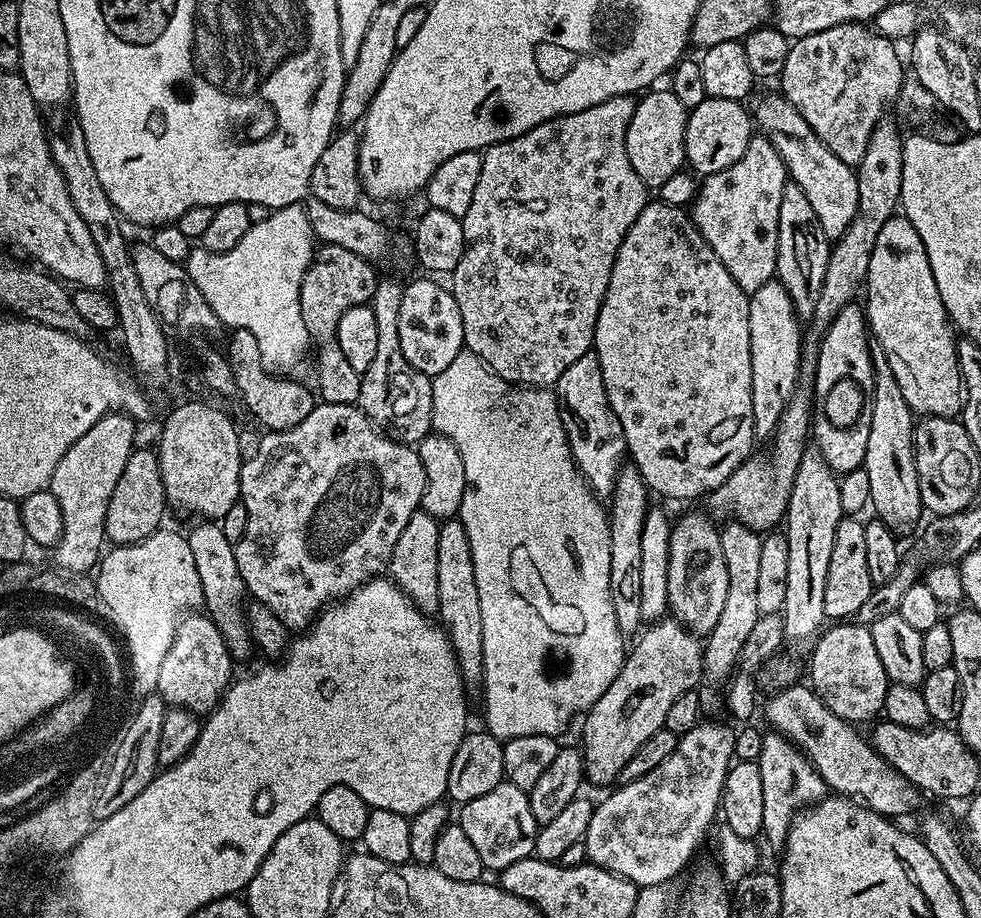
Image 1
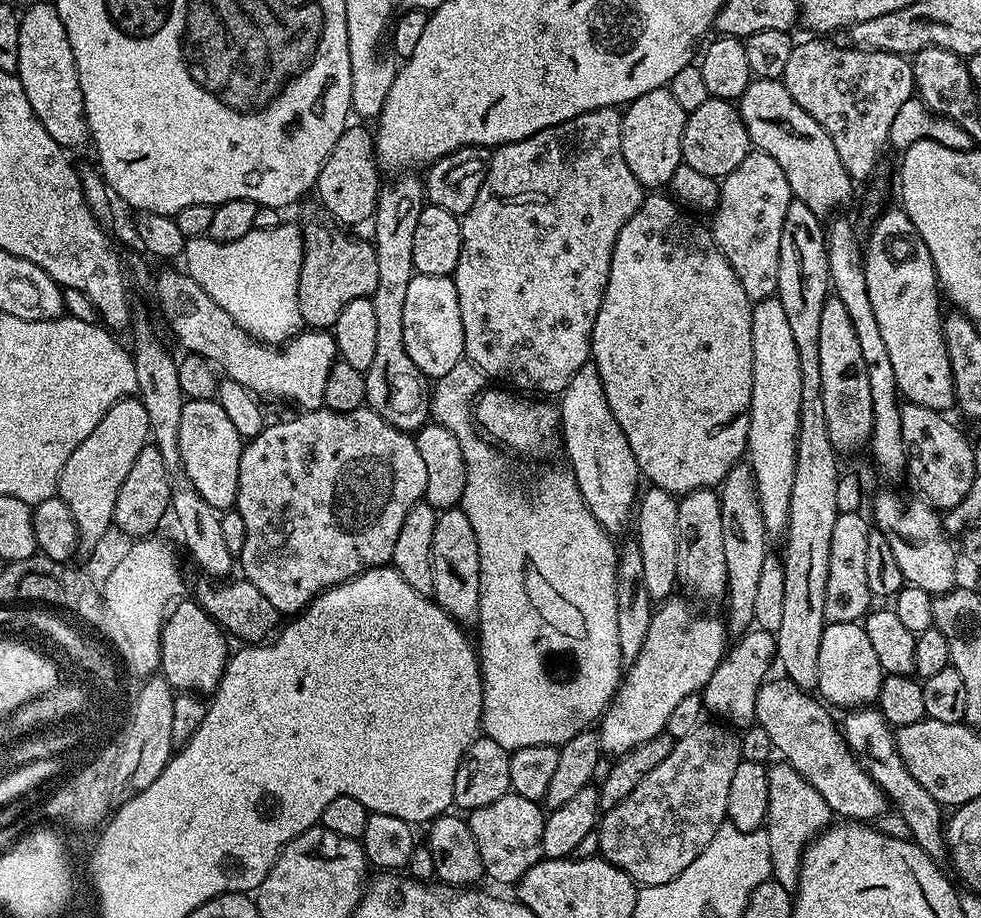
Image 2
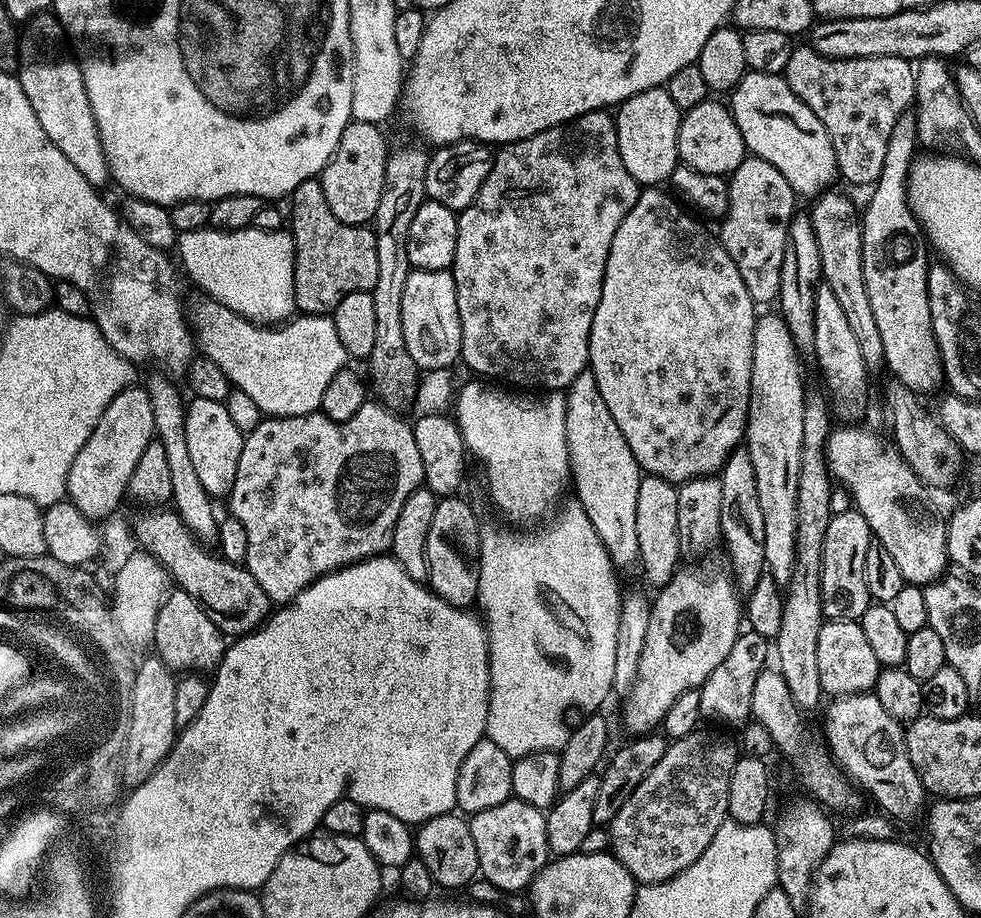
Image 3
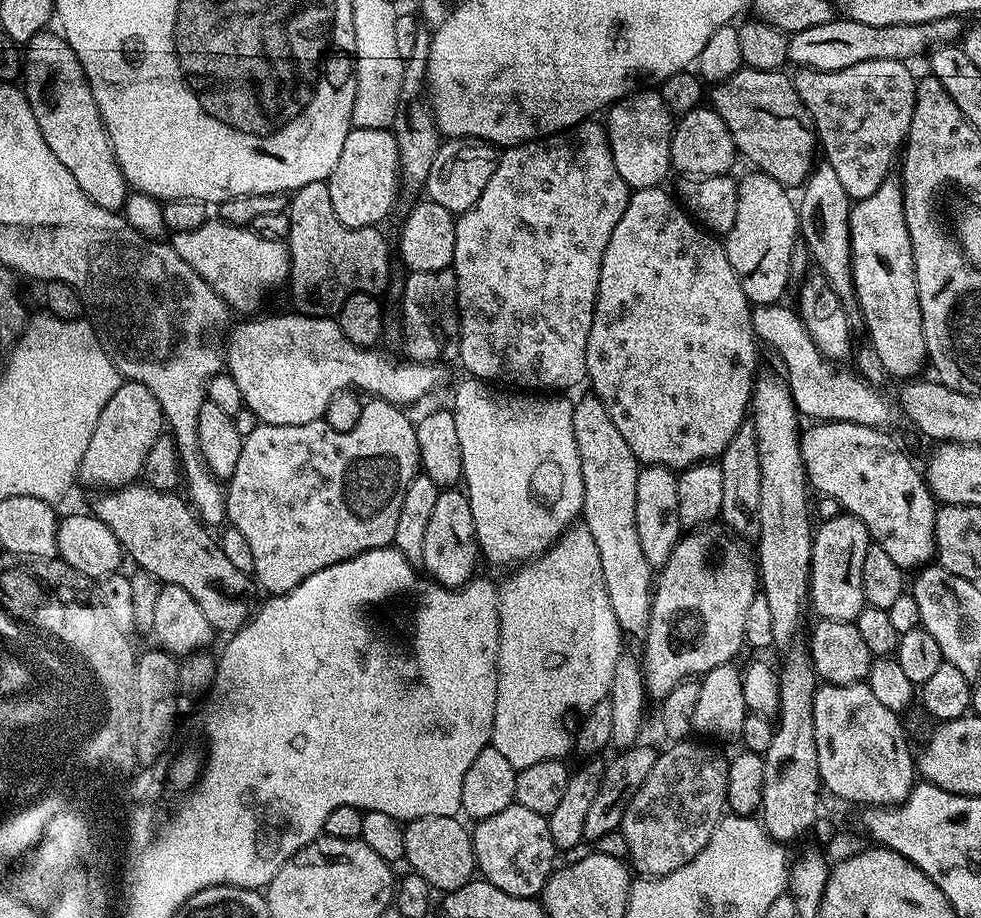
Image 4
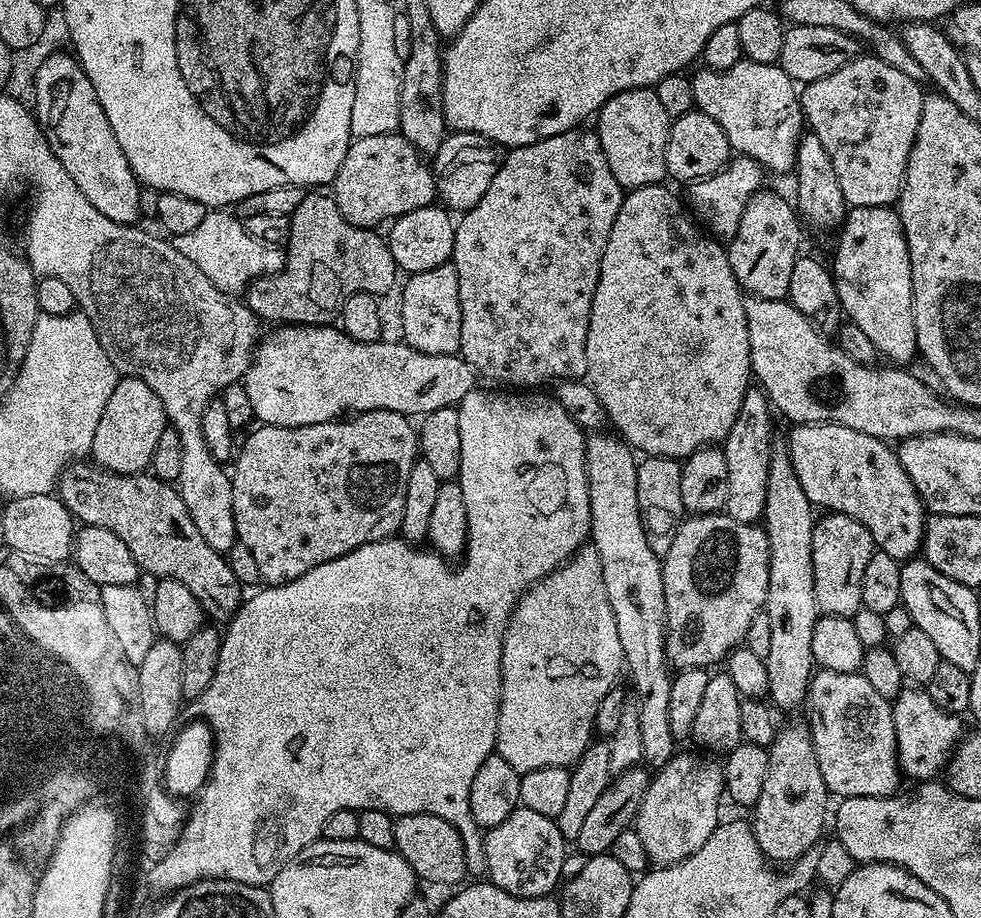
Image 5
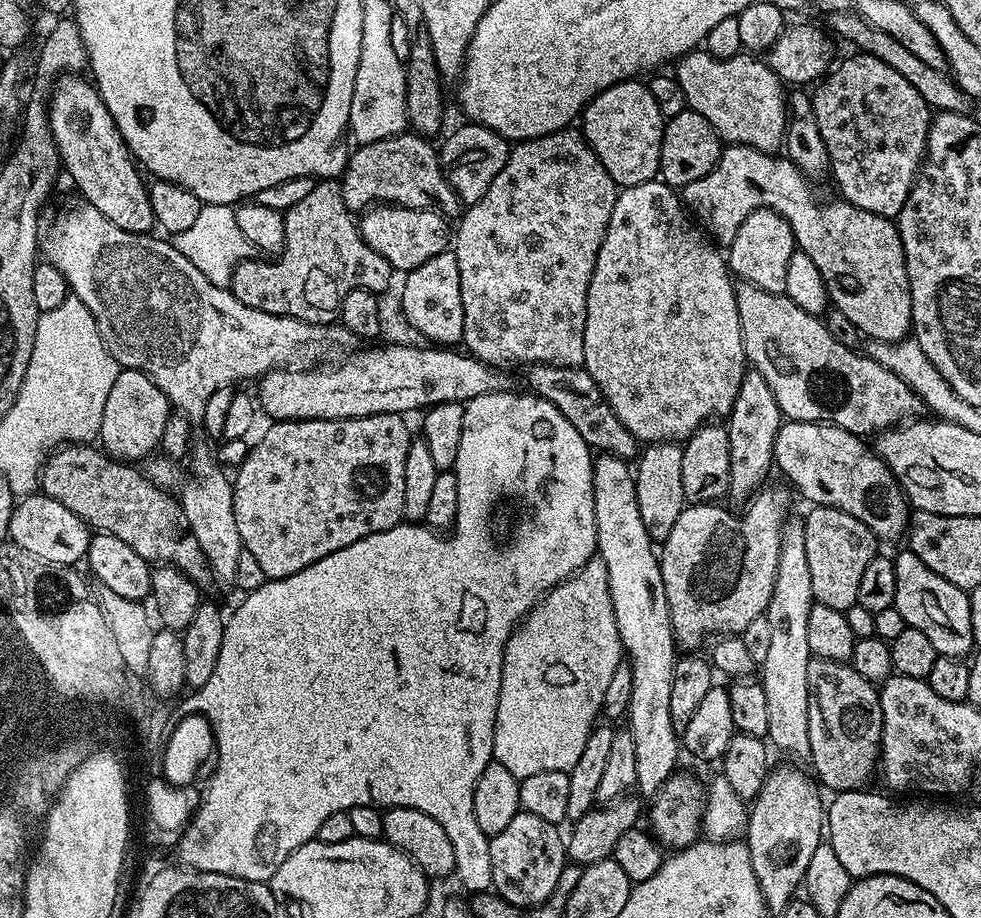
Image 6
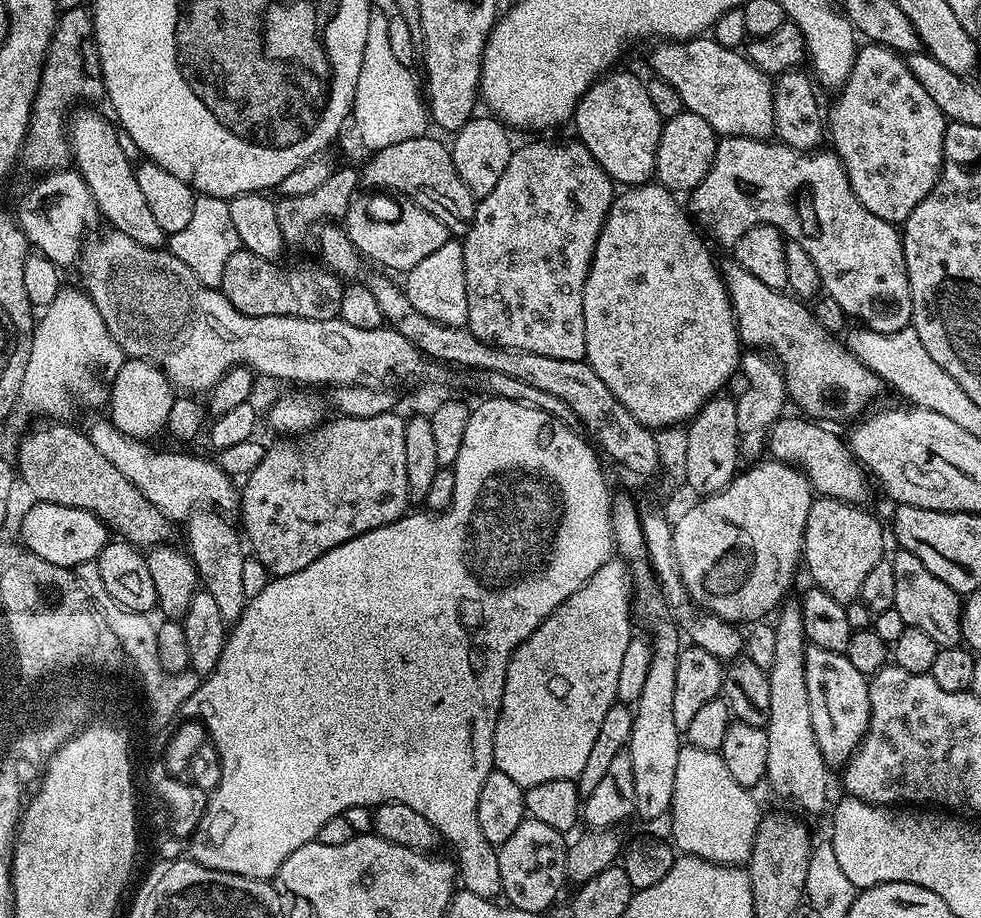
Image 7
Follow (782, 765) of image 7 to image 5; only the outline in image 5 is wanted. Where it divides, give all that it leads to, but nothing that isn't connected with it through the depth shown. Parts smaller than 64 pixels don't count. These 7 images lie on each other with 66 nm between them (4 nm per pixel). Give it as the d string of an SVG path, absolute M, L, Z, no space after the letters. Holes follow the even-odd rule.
M773 459L768 471L768 493L764 503L763 523L768 533L768 602L771 643L768 666L768 691L777 709L796 710L808 695L808 681L812 679L814 661L810 638L818 609L814 598L814 566L812 565L812 526L814 505L803 493L802 485L789 459ZM768 523L768 524L767 524ZM776 704L777 705L776 705Z

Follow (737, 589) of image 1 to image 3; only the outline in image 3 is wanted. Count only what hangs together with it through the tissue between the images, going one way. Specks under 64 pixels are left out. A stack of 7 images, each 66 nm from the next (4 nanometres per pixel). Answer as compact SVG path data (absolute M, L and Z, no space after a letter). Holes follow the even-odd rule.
M741 446L728 455L728 461L718 473L722 486L722 510L720 511L720 536L732 558L731 571L739 587L751 590L766 572L764 563L764 523L762 506L758 506L758 478L754 474L754 462L747 447Z

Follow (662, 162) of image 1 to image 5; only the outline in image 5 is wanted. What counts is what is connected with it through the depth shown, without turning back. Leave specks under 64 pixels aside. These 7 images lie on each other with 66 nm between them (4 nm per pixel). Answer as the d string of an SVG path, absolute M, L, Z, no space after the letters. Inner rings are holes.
M655 87L630 88L614 94L599 108L594 123L600 149L610 166L610 174L614 174L621 188L644 188L665 179L664 159L670 117L666 110L662 110L662 102L658 102Z

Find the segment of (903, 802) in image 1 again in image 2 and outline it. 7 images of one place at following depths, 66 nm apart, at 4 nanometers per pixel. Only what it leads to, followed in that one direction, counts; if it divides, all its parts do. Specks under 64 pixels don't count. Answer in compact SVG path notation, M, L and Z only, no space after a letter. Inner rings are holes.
M768 678L758 690L757 698L754 720L766 729L773 727L766 700L772 703L772 708L776 712L784 712L792 704L793 710L796 711L796 721L793 724L788 720L778 721L776 728L773 727L770 731L770 742L773 749L798 771L810 786L814 786L814 790L822 794L837 817L849 818L854 822L872 822L872 819L875 821L884 816L886 797L883 790L864 771L856 756L842 743L841 733L831 728L832 716L827 712L829 709L815 695L801 691L787 678Z

